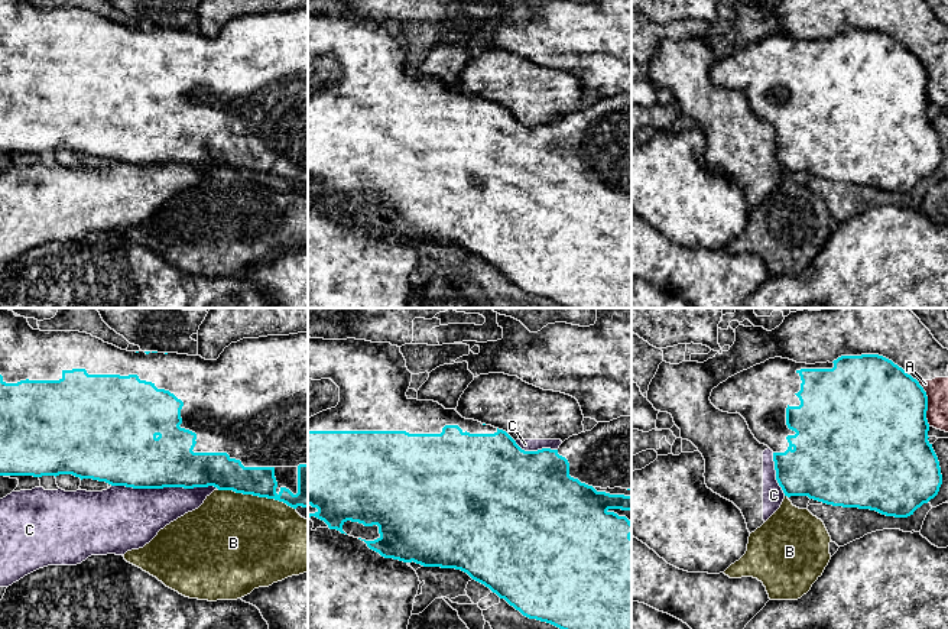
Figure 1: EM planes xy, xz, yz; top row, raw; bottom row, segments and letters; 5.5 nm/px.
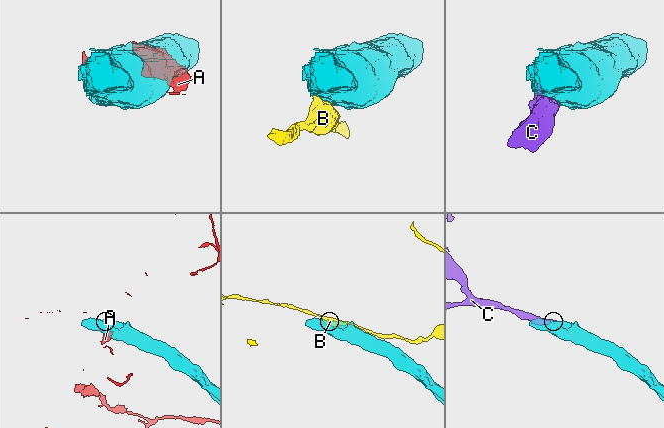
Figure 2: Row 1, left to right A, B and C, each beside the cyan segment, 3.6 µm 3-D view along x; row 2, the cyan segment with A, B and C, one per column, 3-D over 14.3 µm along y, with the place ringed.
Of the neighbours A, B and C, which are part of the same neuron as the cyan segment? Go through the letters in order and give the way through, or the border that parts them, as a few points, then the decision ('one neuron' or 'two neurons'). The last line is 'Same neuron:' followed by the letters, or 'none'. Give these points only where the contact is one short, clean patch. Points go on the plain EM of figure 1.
A: two neurons
B: two neurons
C: two neurons
Same neuron: none

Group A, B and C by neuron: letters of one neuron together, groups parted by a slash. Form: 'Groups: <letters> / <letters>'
Groups: A C / B

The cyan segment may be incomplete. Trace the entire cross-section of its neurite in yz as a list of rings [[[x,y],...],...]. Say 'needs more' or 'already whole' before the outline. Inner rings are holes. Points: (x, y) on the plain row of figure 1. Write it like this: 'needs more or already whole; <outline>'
needs more; [[[841,32],[832,39],[827,38],[815,40],[796,39],[793,36],[782,33],[769,35],[764,39],[743,46],[720,59],[712,65],[710,77],[717,85],[723,88],[740,90],[746,95],[749,106],[754,114],[773,127],[776,156],[788,174],[808,172],[809,175],[832,182],[870,185],[886,192],[908,194],[913,191],[913,188],[923,179],[928,179],[931,175],[934,175],[942,161],[939,137],[932,124],[932,120],[928,117],[929,100],[926,95],[926,68],[916,55],[913,55],[902,43],[883,32]]]

